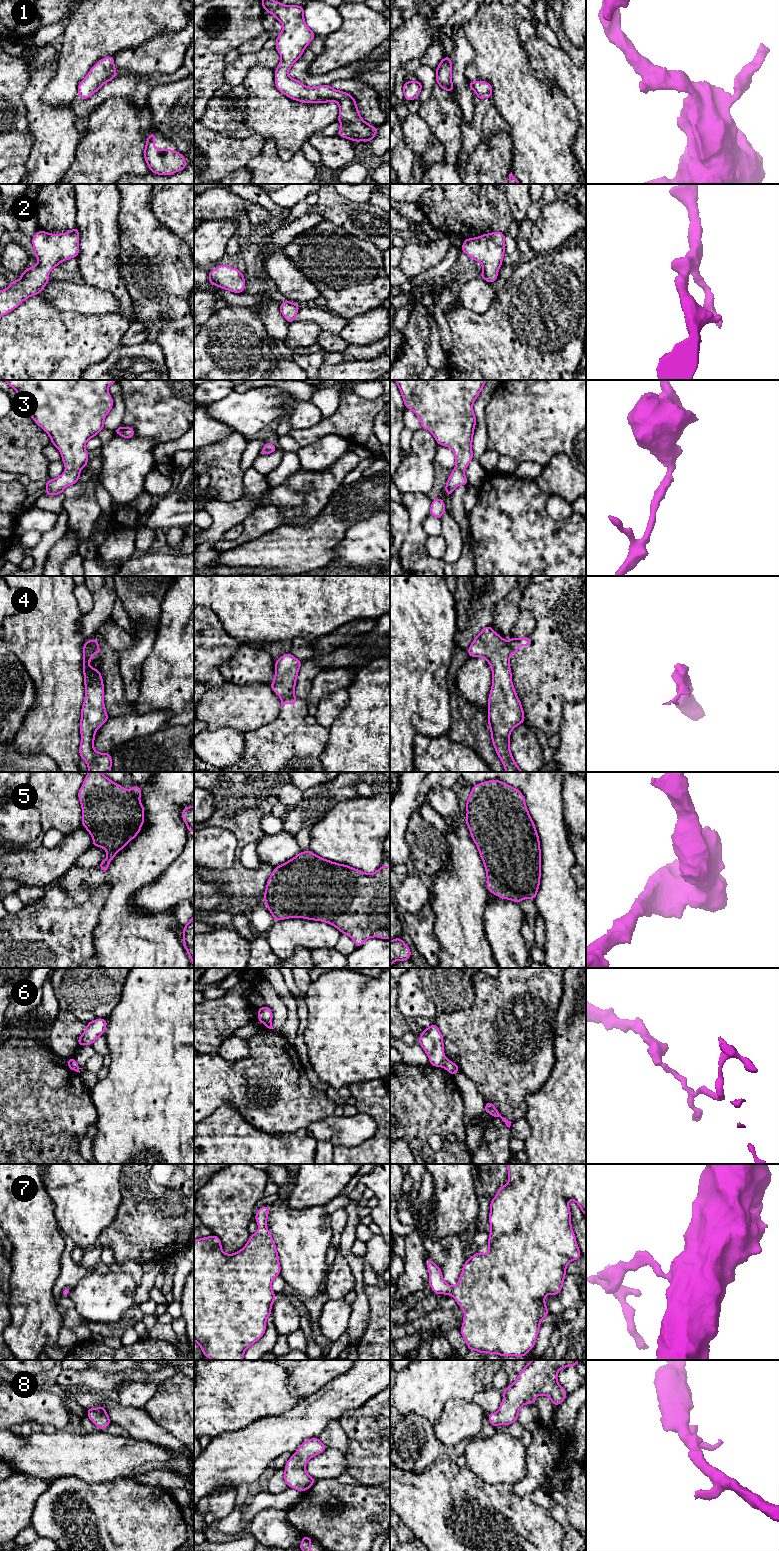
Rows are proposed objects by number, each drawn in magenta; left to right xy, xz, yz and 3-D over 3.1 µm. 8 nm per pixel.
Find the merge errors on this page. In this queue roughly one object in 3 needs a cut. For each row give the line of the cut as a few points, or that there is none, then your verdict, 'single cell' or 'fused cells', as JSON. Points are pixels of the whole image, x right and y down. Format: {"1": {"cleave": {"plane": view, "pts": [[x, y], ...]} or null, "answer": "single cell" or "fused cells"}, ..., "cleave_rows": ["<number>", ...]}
{"1": {"cleave": null, "answer": "single cell"}, "2": {"cleave": null, "answer": "single cell"}, "3": {"cleave": null, "answer": "single cell"}, "4": {"cleave": {"plane": "xy", "pts": [[91, 640], [93, 648], [87, 655], [88, 661]]}, "answer": "fused cells"}, "5": {"cleave": null, "answer": "single cell"}, "6": {"cleave": {"plane": "yz", "pts": [[447, 1059], [442, 1066]]}, "answer": "fused cells"}, "7": {"cleave": null, "answer": "single cell"}, "8": {"cleave": null, "answer": "single cell"}, "cleave_rows": ["4", "6"]}

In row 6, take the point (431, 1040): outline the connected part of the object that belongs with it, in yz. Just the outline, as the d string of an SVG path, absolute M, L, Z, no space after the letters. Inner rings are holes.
M436 1023L423 1030L419 1036L419 1044L429 1057L432 1066L443 1067L447 1058L444 1055L443 1036Z

